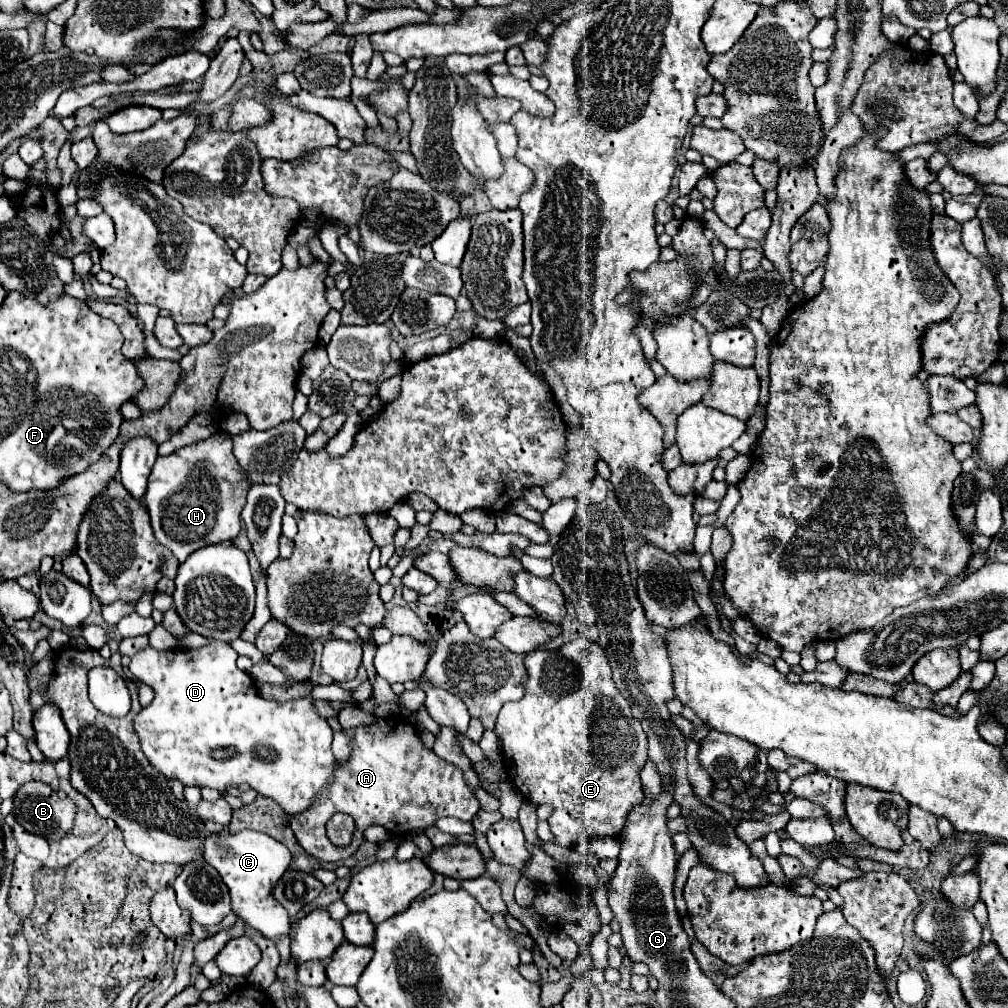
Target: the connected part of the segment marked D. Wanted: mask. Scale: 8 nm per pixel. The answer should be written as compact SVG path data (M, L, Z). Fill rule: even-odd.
M208 639L208 645L200 647L200 649L168 649L168 651L156 651L152 647L146 647L142 649L140 653L136 653L132 657L132 663L130 663L130 671L136 679L144 681L146 685L150 685L154 689L154 699L148 707L144 707L136 717L134 717L134 729L138 733L138 739L140 739L140 747L144 751L144 755L148 757L148 761L166 777L166 779L178 779L182 785L186 787L210 787L210 789L216 789L220 791L220 795L224 795L230 787L238 787L240 783L248 783L254 791L258 791L260 795L264 797L270 797L274 799L288 815L296 815L296 813L302 813L304 809L310 807L310 803L314 801L316 793L328 785L328 781L332 779L332 771L336 767L336 757L332 755L332 749L330 749L330 743L332 743L332 729L330 725L326 723L324 717L320 717L316 713L316 709L312 707L312 699L310 697L302 697L302 699L296 699L296 701L286 701L286 703L276 703L276 701L266 701L258 695L256 691L256 685L252 681L252 677L244 671L240 671L236 667L236 659L238 659L238 653L232 649L230 643L224 643L224 641L214 641L214 639Z

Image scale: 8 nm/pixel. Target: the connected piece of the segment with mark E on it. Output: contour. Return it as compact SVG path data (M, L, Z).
M576 639L566 643L564 647L556 649L556 651L530 651L526 657L526 669L528 669L528 683L526 683L526 695L518 701L518 703L506 703L500 713L498 713L498 721L496 721L496 735L502 741L502 751L504 751L504 759L506 759L506 771L510 775L510 781L514 783L514 787L532 803L536 805L552 805L554 813L548 819L550 823L550 831L554 835L554 843L558 845L566 845L566 847L574 847L580 843L586 843L592 837L618 837L618 833L622 831L622 825L626 823L626 813L644 801L644 791L642 791L642 781L640 781L640 771L648 761L648 743L646 743L646 733L642 731L640 721L632 715L632 709L628 705L628 701L618 693L614 681L612 681L612 669L610 665L602 665L608 663L606 655L602 653L602 647L590 639Z

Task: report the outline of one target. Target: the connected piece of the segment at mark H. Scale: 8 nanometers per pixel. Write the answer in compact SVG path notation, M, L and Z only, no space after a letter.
M216 433L172 455L158 457L144 495L158 543L166 545L182 563L196 549L232 541L240 533L240 513L246 505L248 489L250 481L238 469L230 437L218 437Z

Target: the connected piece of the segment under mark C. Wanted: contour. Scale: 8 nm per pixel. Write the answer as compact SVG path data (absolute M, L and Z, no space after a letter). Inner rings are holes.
M242 829L234 835L224 835L224 831L220 831L206 837L202 845L202 857L220 873L222 881L230 889L232 911L240 919L244 919L250 927L258 929L268 939L276 939L288 933L288 913L282 909L282 905L278 905L278 901L274 901L272 895L274 885L280 881L292 859L292 853L282 843L268 837L266 833L252 829Z

